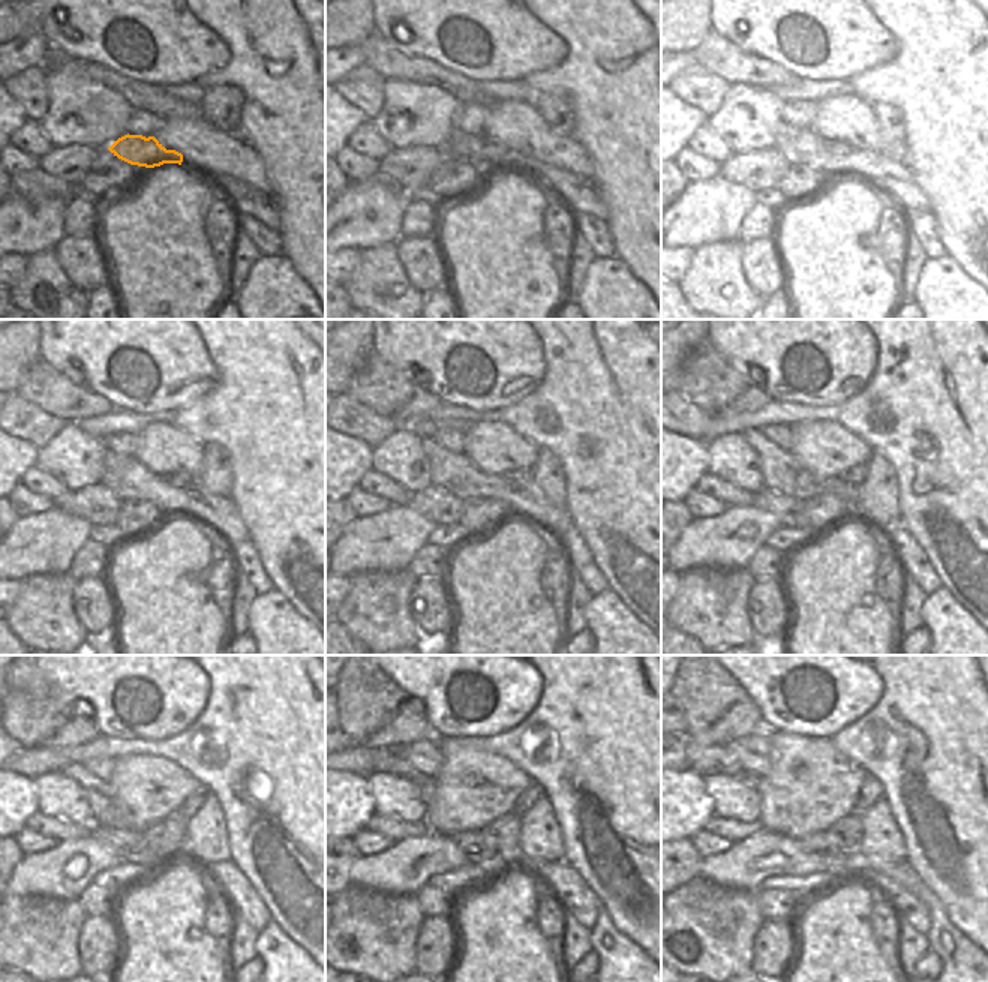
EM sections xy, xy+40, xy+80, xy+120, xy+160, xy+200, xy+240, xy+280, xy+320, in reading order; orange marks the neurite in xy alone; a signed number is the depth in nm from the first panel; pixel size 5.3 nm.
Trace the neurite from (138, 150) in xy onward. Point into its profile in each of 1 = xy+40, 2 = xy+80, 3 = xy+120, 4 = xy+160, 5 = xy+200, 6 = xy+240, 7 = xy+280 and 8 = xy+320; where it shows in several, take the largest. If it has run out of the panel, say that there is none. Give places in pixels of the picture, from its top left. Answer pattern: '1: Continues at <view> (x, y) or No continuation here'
1: Continues at xy+40 (476, 149)
2: Continues at xy+80 (835, 147)
3: Continues at xy+120 (171, 479)
4: Continues at xy+160 (511, 474)
5: Continues at xy+200 (855, 476)
6: Continues at xy+240 (189, 807)
7: Continues at xy+280 (534, 792)
8: Continues at xy+320 (870, 792)

